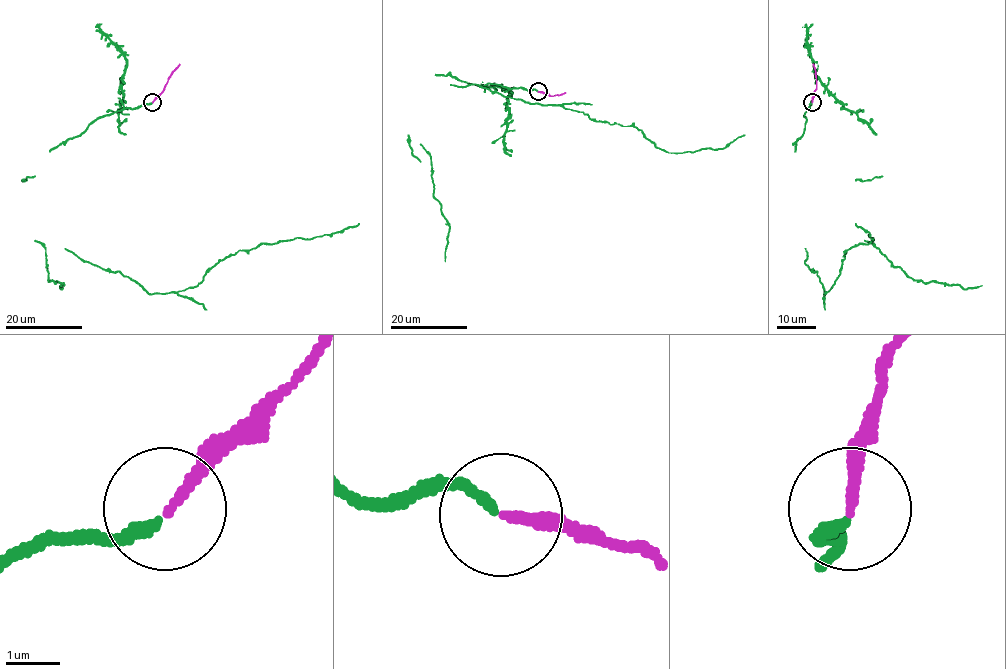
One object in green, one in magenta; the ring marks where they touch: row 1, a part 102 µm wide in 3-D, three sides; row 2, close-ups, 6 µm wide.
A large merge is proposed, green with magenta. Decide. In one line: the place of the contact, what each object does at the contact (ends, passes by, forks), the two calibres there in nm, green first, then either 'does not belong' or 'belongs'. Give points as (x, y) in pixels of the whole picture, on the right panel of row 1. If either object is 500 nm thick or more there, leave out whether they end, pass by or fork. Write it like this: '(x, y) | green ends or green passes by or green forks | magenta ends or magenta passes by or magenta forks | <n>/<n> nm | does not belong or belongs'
(812, 102) | green ends | magenta ends | 200/190 nm | belongs

